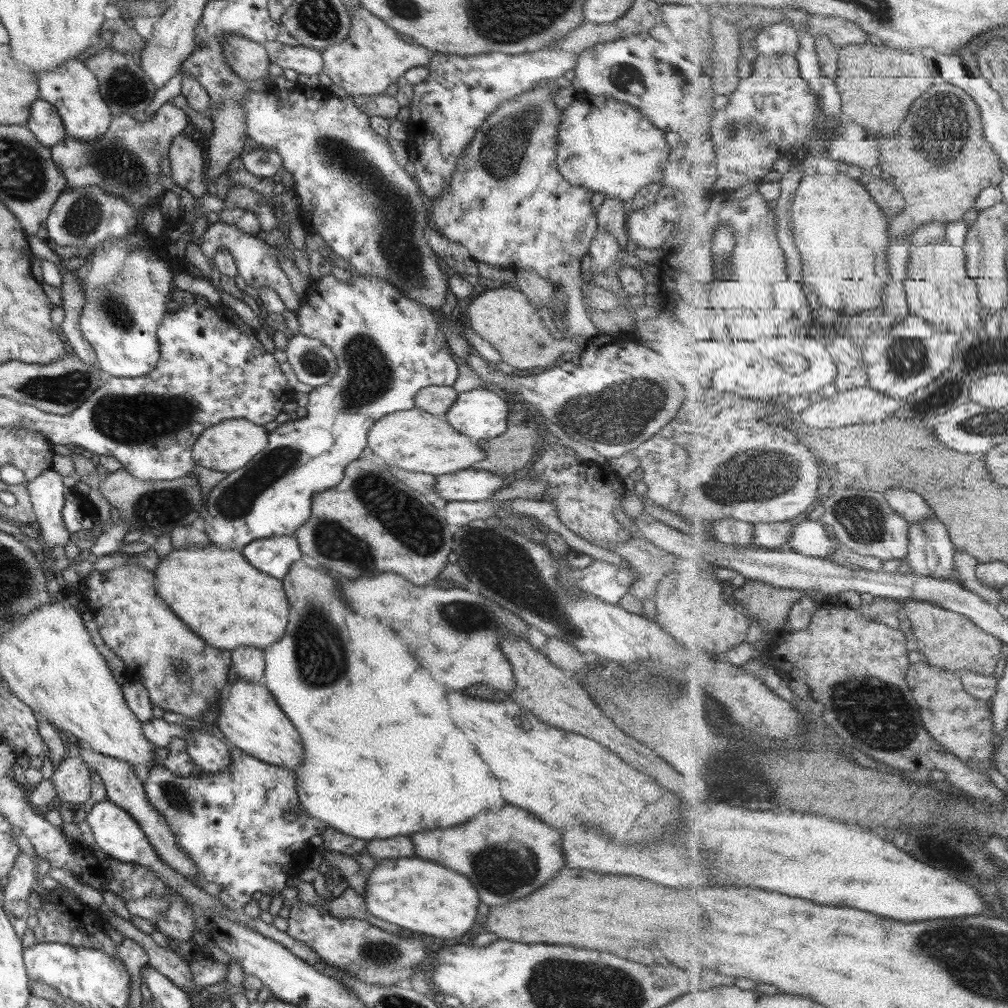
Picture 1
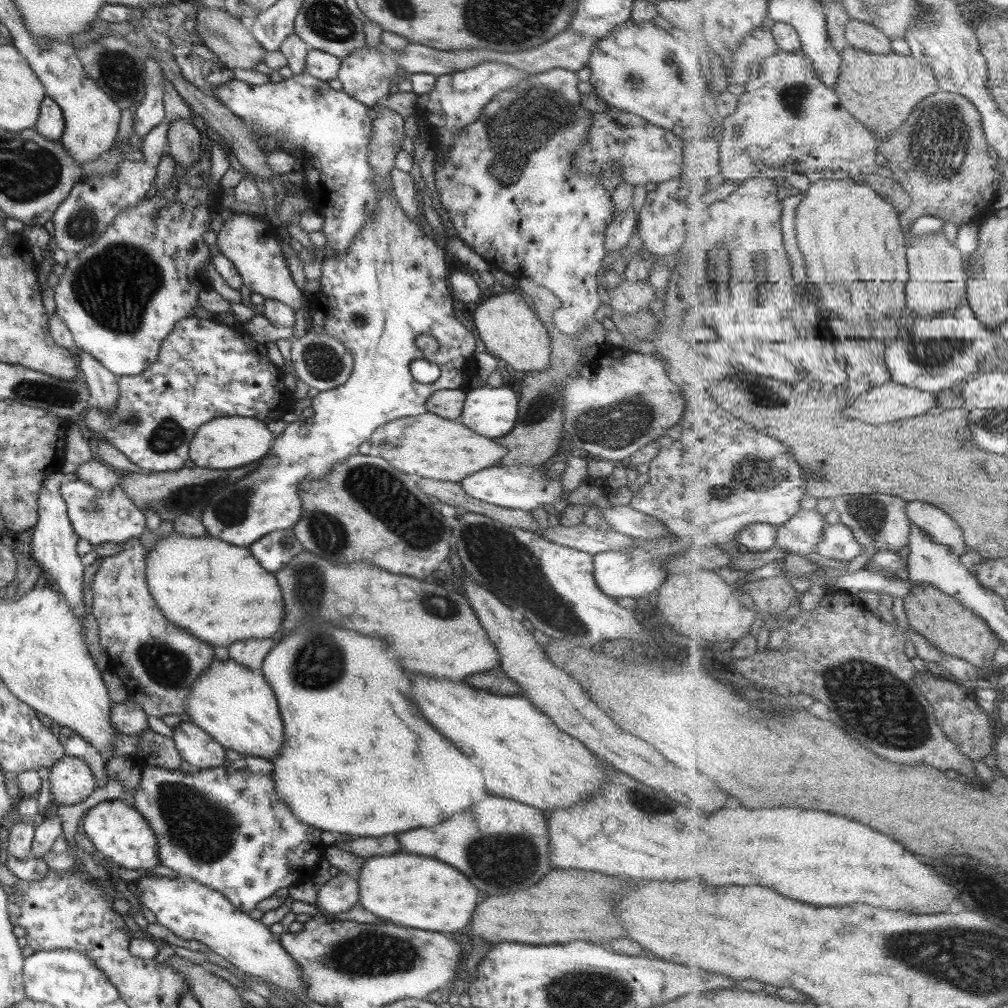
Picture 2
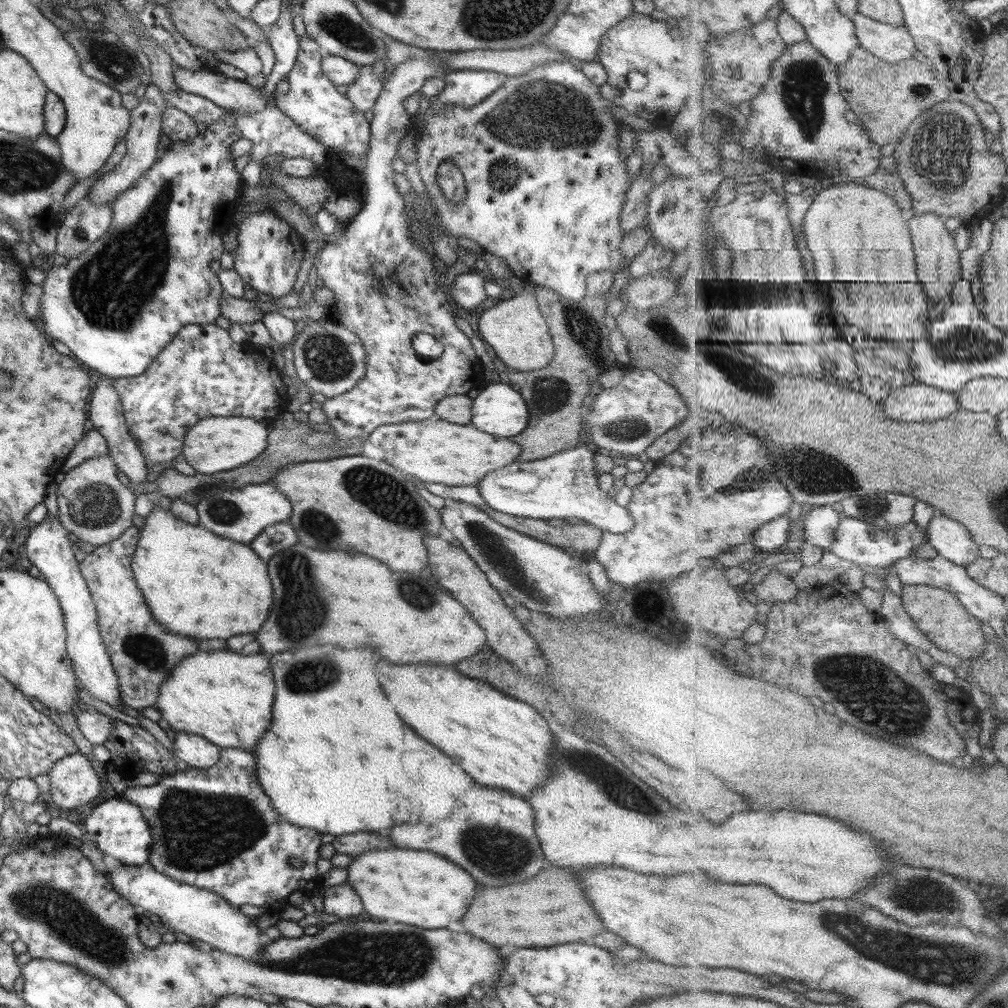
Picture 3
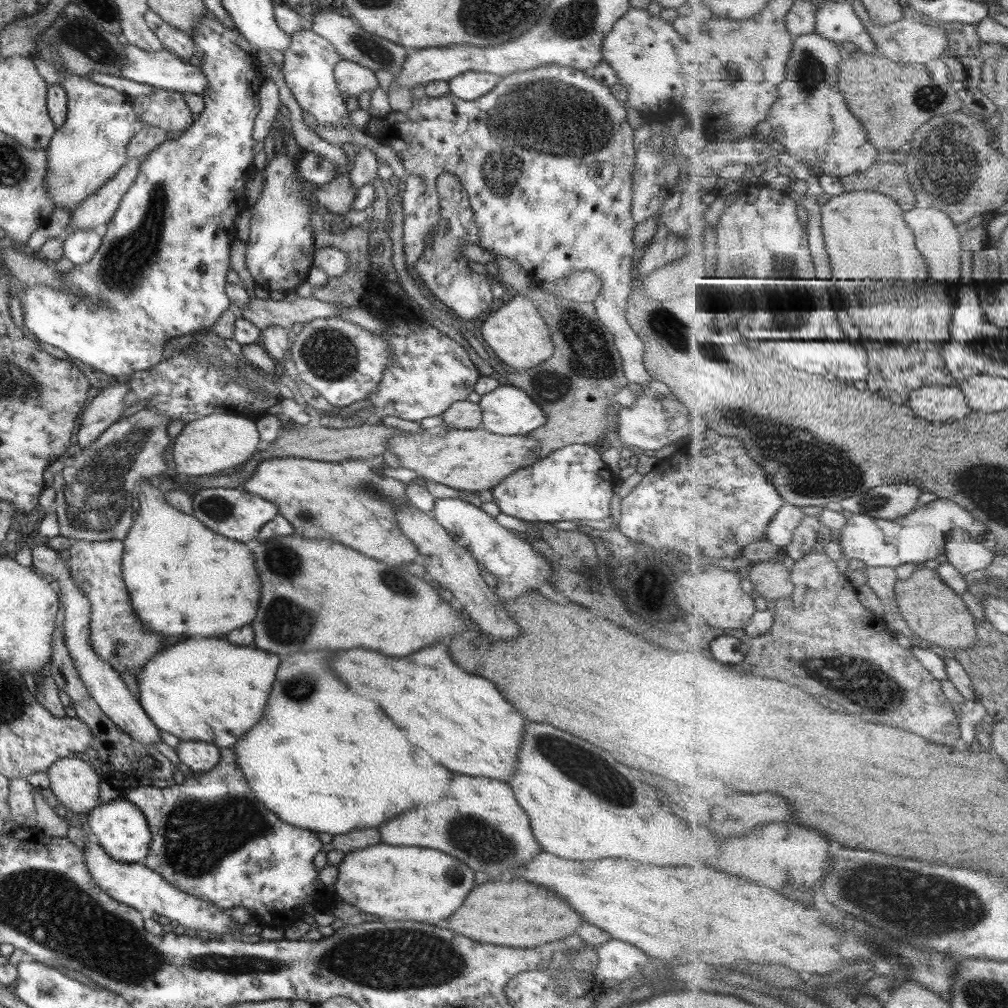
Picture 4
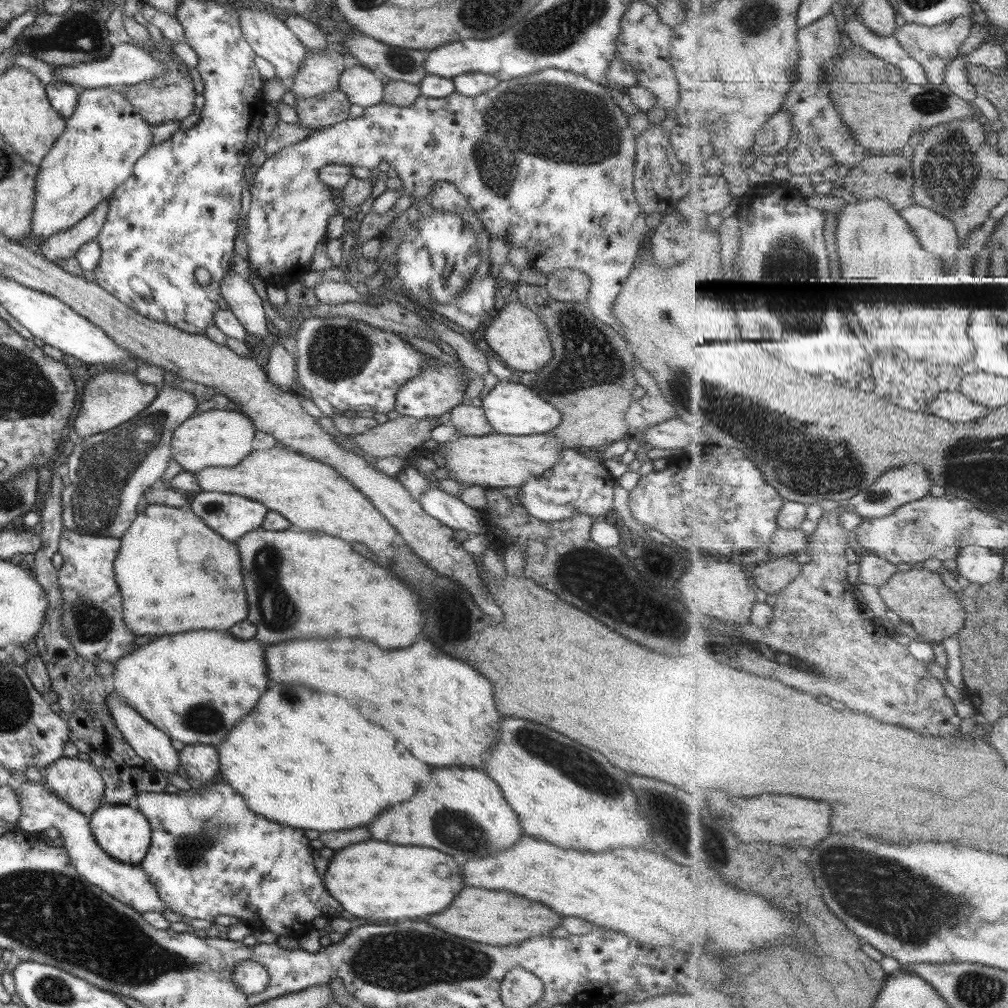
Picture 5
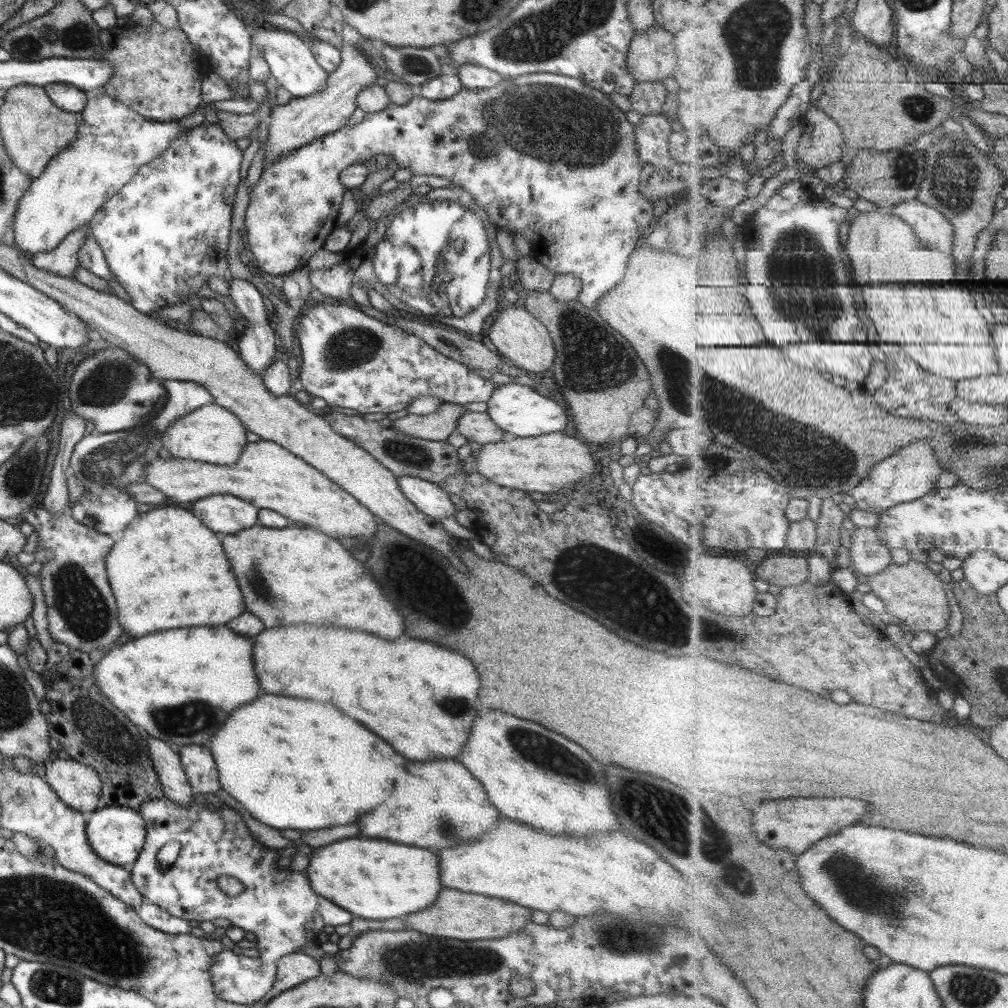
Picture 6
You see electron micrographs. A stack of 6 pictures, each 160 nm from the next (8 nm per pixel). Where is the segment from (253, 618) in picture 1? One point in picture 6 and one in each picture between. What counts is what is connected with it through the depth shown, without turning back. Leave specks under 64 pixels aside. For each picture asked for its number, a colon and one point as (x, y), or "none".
2: (193, 580)
3: (187, 575)
4: (151, 570)
5: (149, 564)
6: (168, 544)

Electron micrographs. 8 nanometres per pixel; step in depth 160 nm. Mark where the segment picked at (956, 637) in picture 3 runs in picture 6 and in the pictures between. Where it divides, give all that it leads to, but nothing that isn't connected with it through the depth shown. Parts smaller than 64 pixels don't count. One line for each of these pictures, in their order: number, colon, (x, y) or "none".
4: (934, 612)
5: (918, 596)
6: (912, 592)

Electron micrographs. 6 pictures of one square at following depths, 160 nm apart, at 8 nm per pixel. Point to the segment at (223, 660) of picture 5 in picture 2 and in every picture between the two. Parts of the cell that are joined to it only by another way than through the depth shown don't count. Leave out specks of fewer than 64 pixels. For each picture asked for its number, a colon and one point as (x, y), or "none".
2: (234, 705)
3: (227, 698)
4: (207, 690)

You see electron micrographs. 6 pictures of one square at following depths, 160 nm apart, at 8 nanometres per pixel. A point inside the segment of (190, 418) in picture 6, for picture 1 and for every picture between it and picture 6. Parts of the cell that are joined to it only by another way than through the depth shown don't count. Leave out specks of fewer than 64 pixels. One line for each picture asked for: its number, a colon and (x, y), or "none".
1: (225, 447)
2: (225, 443)
3: (214, 444)
4: (205, 446)
5: (215, 438)

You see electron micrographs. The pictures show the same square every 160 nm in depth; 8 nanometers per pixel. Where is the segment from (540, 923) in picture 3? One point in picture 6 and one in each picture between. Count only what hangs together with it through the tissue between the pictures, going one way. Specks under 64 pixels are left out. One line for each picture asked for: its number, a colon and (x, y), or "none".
4: (519, 914)
5: (493, 917)
6: (459, 915)

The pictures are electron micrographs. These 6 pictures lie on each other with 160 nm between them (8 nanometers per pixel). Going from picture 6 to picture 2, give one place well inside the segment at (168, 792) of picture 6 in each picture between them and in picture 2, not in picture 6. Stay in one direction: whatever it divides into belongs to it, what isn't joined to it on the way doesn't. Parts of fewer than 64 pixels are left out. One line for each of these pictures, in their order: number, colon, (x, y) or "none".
2: (53, 549)
3: (48, 549)
4: (106, 688)
5: (151, 744)

